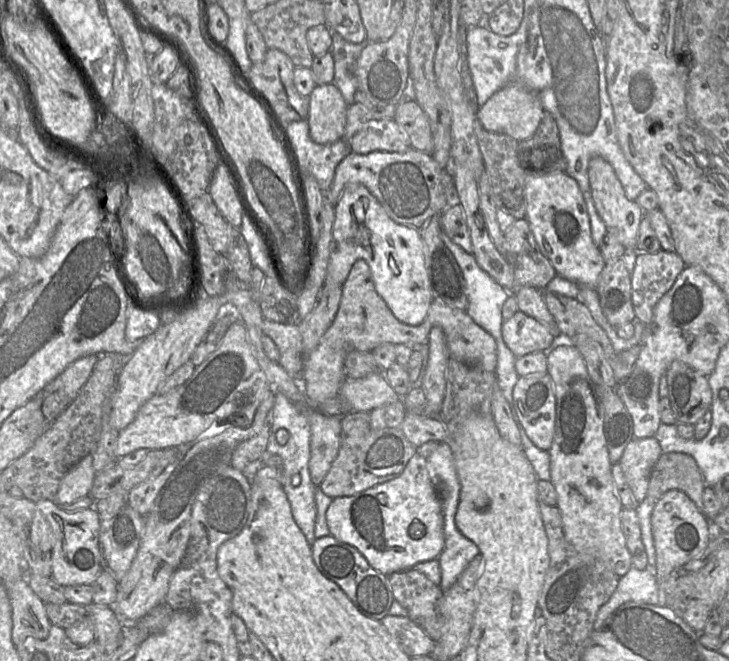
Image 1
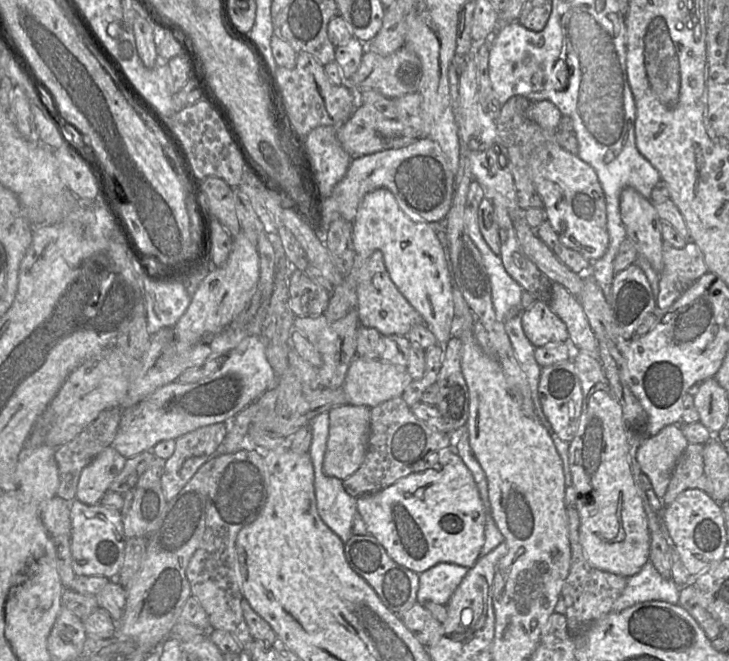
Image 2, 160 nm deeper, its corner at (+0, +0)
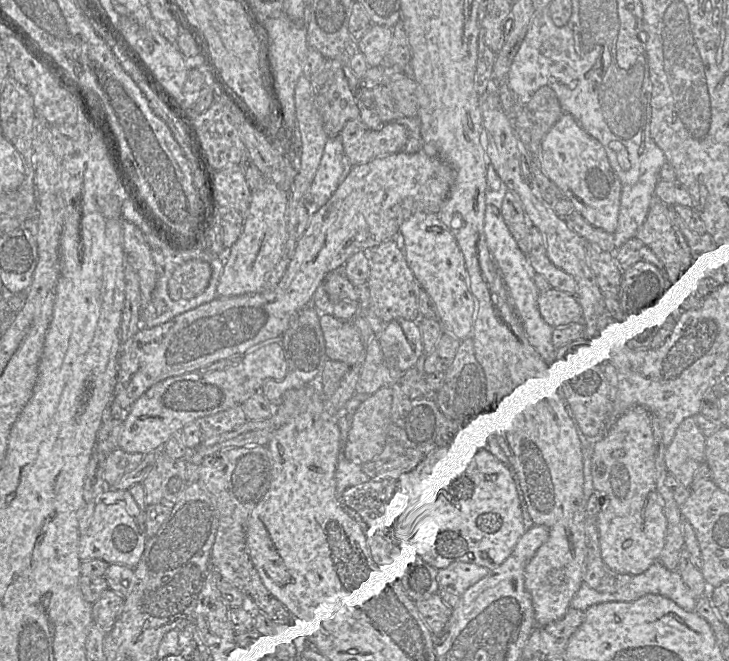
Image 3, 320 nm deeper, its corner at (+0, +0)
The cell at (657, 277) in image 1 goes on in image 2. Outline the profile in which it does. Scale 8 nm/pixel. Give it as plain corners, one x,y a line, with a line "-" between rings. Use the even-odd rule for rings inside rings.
689,241
682,248
663,245
663,269
659,273
659,291
656,296
656,310
671,306
696,280
708,272
703,253
695,242

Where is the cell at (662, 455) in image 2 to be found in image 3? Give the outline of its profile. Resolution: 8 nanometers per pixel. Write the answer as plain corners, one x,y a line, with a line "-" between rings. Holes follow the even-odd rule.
693,416
685,418
665,452
668,473
690,486
698,468
706,462
706,440

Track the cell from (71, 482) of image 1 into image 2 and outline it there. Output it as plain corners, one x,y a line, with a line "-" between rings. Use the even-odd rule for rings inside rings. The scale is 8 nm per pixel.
111,446
102,450
82,470
75,499
87,505
100,505
100,500
124,468
126,460

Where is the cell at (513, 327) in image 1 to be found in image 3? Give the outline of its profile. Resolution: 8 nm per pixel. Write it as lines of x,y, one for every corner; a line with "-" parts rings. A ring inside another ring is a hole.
556,290
540,295
539,311
553,330
584,324
583,309
576,297

